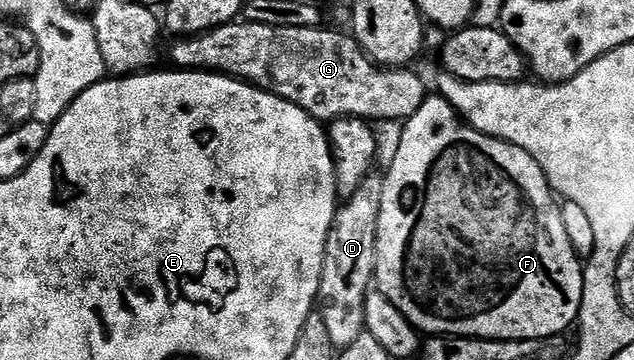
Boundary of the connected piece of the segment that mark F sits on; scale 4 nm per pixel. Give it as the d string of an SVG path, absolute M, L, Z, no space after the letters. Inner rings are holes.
M428 96L424 104L411 118L405 119L402 139L394 150L394 159L390 162L390 171L385 171L380 200L380 224L376 240L376 268L374 277L377 290L395 306L401 314L427 335L459 334L462 338L495 338L496 340L516 340L517 342L538 342L542 338L554 338L578 321L580 300L584 292L583 259L578 257L568 241L568 231L564 229L564 216L559 199L550 189L548 180L524 152L499 138L481 134L467 126L458 114L441 96Z

